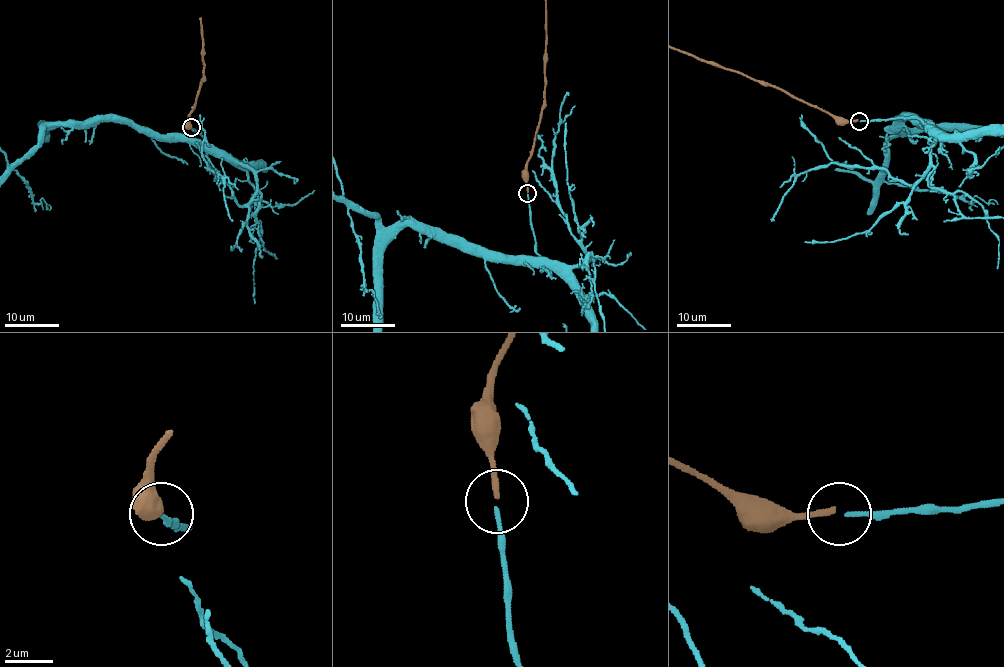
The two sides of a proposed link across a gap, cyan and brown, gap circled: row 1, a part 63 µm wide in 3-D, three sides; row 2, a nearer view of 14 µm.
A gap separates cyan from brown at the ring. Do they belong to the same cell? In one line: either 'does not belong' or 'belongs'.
does not belong

